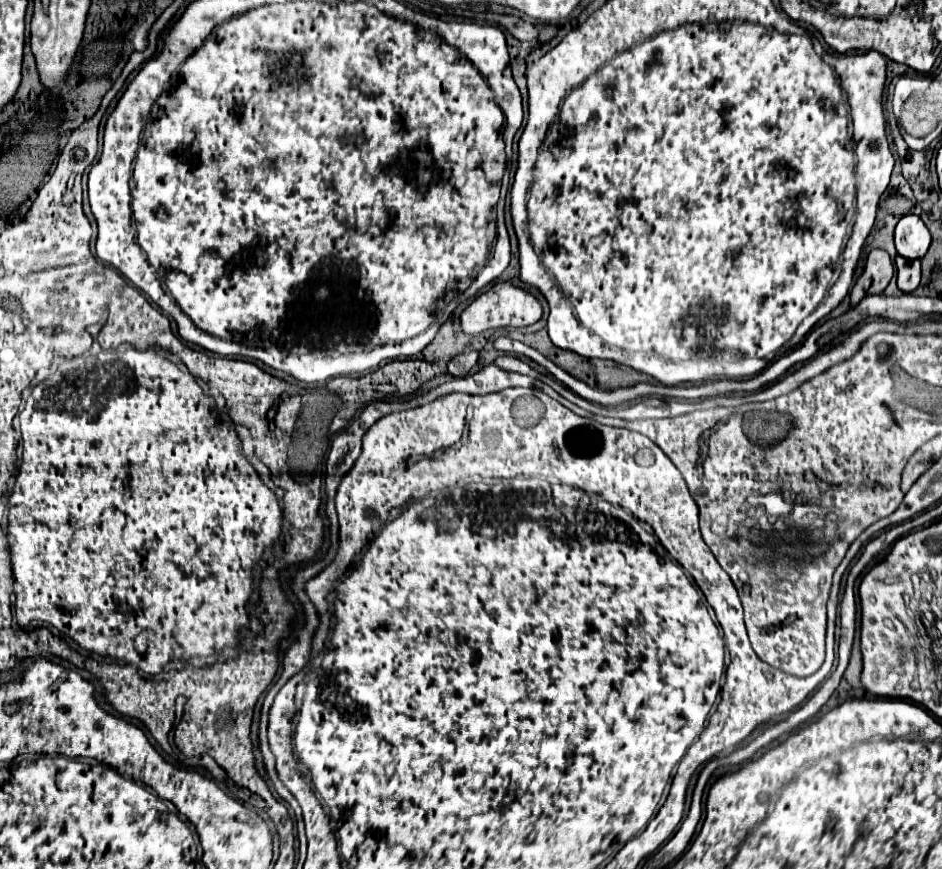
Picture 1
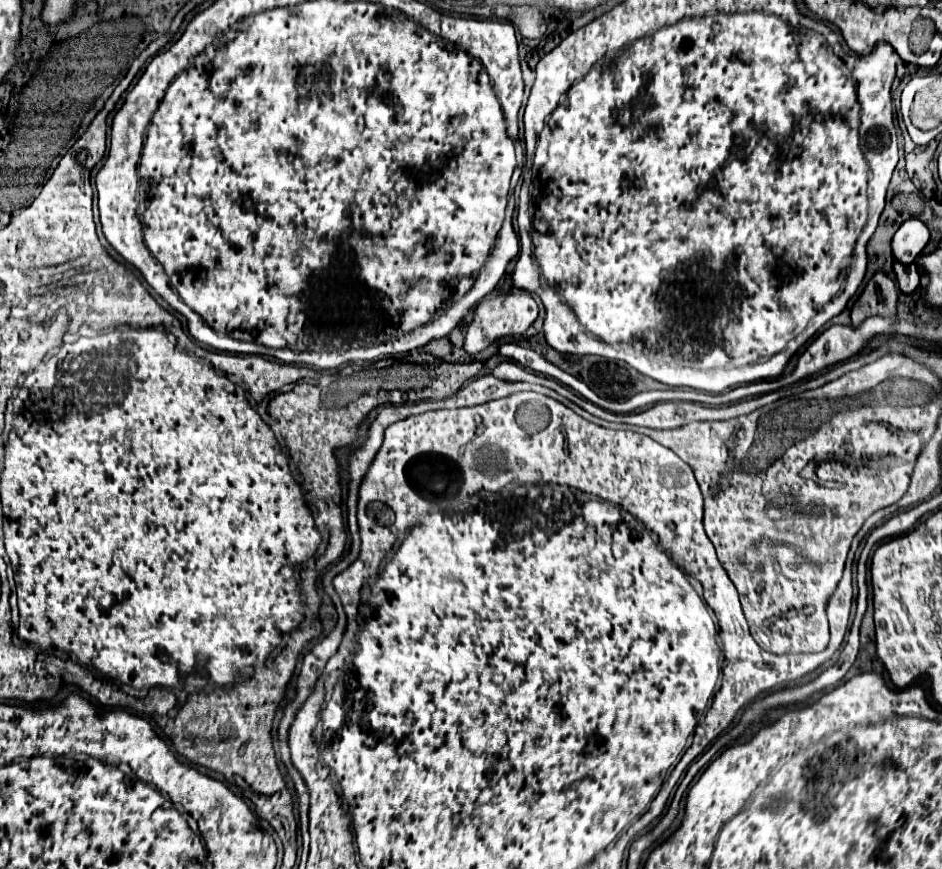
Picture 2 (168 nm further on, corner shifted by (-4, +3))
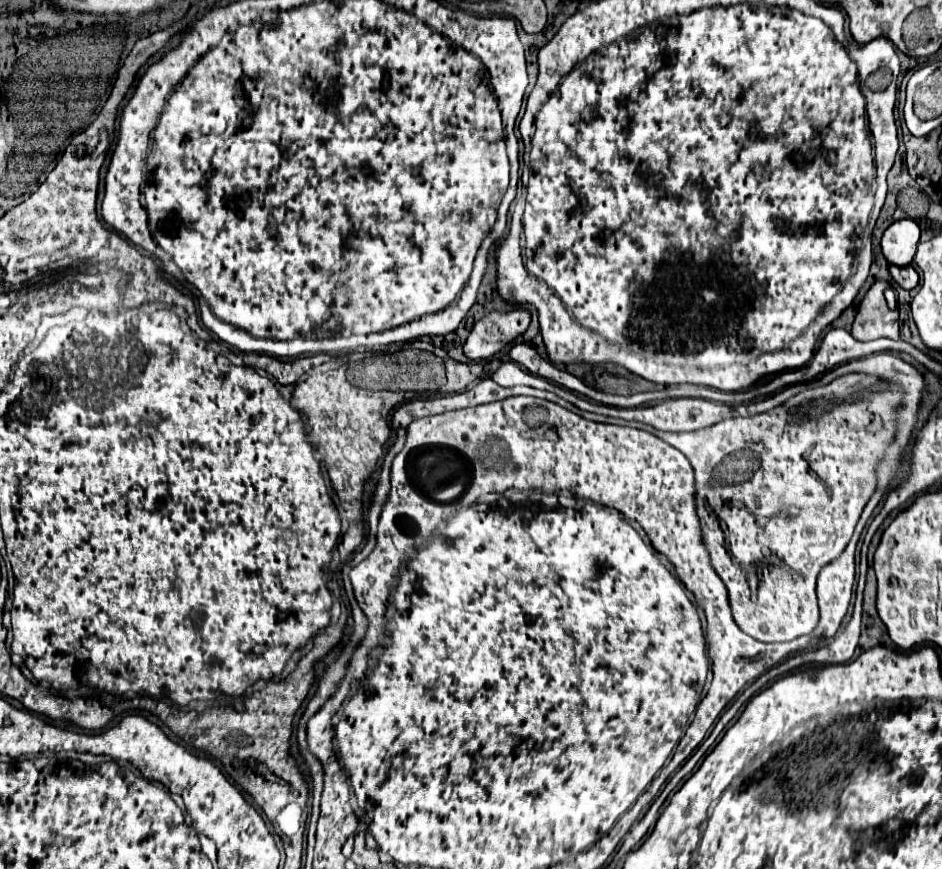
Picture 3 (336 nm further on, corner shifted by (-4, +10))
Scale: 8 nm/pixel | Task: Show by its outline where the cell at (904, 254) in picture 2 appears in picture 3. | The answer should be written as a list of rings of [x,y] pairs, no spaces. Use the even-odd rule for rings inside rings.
[[[903,218],[893,222],[881,238],[881,250],[889,264],[907,266],[913,262],[915,248],[919,242],[919,226],[911,218]]]

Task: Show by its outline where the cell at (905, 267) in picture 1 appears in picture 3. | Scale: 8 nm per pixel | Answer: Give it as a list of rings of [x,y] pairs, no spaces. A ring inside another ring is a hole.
[[[889,266],[889,274],[905,290],[913,290],[917,286],[917,282],[919,282],[919,276],[917,276],[917,272],[915,272],[913,266],[905,266],[905,268]]]

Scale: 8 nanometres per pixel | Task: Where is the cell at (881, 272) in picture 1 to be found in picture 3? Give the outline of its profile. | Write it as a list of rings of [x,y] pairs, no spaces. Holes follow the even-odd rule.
[[[877,280],[871,286],[871,290],[865,294],[851,330],[851,334],[857,340],[877,340],[877,338],[899,340],[897,310],[891,310],[887,306],[887,300],[885,300],[887,288],[889,288],[889,282]]]

